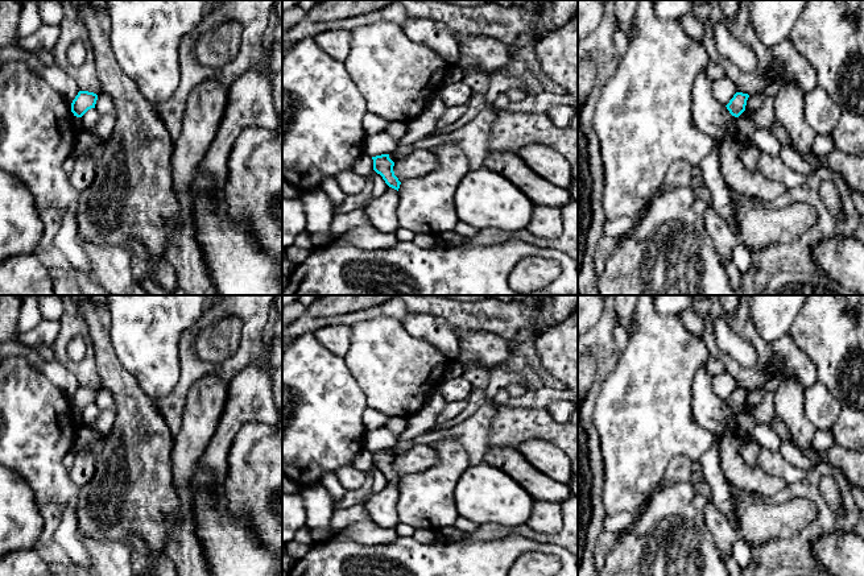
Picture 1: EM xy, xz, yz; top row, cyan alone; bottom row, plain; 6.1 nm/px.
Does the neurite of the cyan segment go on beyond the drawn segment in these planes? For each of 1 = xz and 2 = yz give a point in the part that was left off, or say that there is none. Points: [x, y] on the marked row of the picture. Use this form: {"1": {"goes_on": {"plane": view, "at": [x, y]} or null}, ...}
{"1": {"goes_on": null}, "2": {"goes_on": null}}

